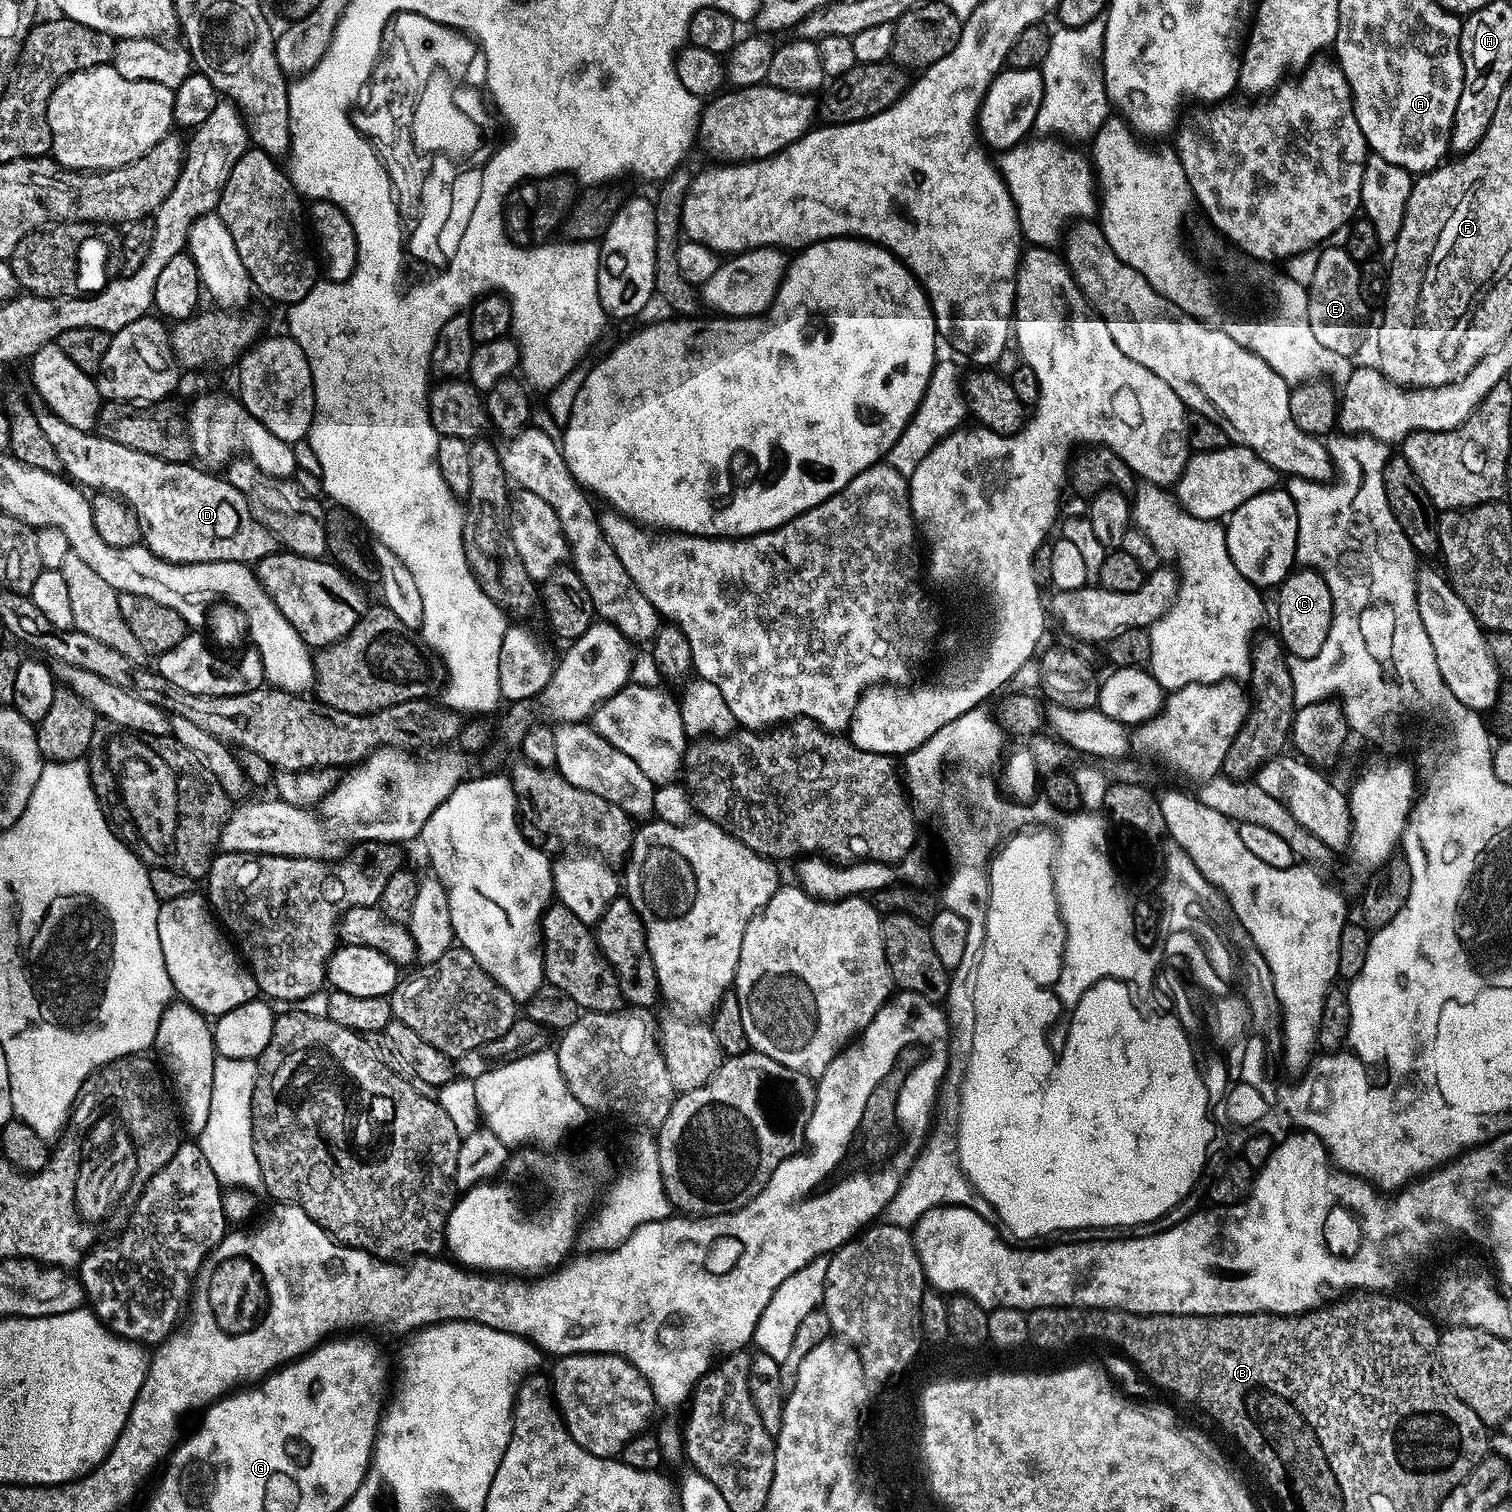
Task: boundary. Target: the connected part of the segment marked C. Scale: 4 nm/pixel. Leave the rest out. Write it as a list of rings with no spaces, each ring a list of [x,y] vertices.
[[[1301,567],[1293,571],[1279,585],[1276,596],[1276,628],[1284,651],[1297,661],[1307,662],[1317,656],[1330,634],[1332,625],[1332,599],[1330,586],[1310,568]]]

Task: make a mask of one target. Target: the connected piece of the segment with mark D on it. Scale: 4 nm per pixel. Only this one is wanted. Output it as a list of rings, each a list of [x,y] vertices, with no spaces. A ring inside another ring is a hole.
[[[47,410],[37,411],[36,421],[38,426],[42,426],[42,434],[46,434],[54,454],[58,454],[63,475],[85,489],[92,488],[91,490],[96,492],[111,492],[113,496],[119,496],[136,514],[144,547],[150,549],[158,558],[171,564],[238,562],[252,566],[257,560],[277,551],[276,536],[266,525],[258,522],[258,518],[254,518],[244,495],[223,475],[213,474],[192,462],[166,462],[162,458],[154,458],[154,454],[130,450],[130,446],[110,442],[110,438],[105,436],[78,430],[78,426],[62,422]]]

